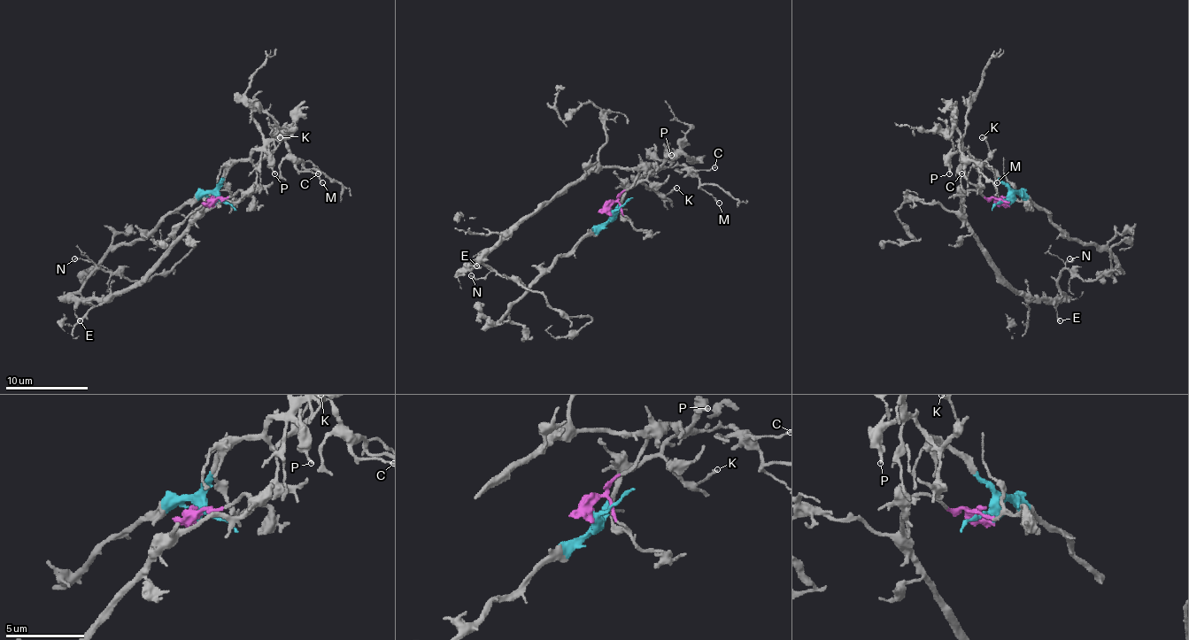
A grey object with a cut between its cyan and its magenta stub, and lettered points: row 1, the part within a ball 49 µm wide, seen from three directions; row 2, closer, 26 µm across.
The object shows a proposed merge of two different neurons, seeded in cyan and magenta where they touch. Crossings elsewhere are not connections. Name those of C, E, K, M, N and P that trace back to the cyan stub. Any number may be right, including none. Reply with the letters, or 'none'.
C, K, M, P

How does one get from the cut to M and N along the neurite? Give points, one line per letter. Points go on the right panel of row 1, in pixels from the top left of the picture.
M: (1007, 204), (1009, 188), (959, 142), (959, 150), (974, 162), (986, 162), (992, 168), (997, 182)
N: (1007, 204), (968, 193), (961, 218), (1013, 288), (1056, 298), (1059, 273), (1069, 259)

